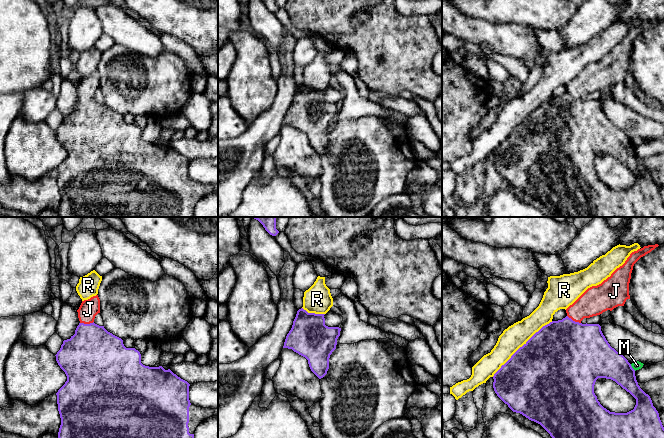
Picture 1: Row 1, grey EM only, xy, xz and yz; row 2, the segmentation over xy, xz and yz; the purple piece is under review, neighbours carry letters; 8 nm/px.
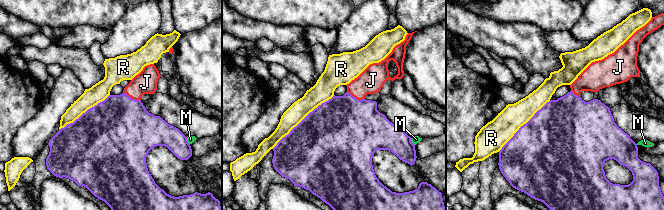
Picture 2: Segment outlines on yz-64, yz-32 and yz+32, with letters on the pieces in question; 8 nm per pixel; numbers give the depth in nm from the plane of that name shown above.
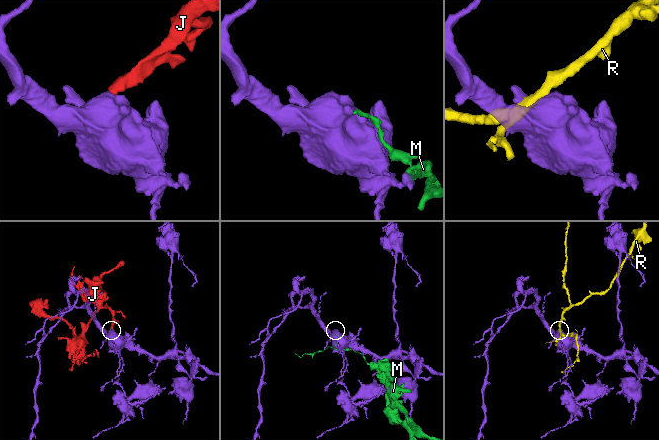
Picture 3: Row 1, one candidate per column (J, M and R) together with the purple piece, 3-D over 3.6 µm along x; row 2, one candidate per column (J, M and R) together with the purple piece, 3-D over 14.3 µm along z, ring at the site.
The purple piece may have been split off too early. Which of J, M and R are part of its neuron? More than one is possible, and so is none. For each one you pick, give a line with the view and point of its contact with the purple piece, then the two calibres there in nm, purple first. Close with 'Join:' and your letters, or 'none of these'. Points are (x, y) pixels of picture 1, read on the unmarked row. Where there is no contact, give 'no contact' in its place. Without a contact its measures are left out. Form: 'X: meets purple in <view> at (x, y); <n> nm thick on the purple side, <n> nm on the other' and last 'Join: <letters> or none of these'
J: meets purple in xy at (86, 100); 440 nm thick on the purple side, 150 nm on the other
Join: J

